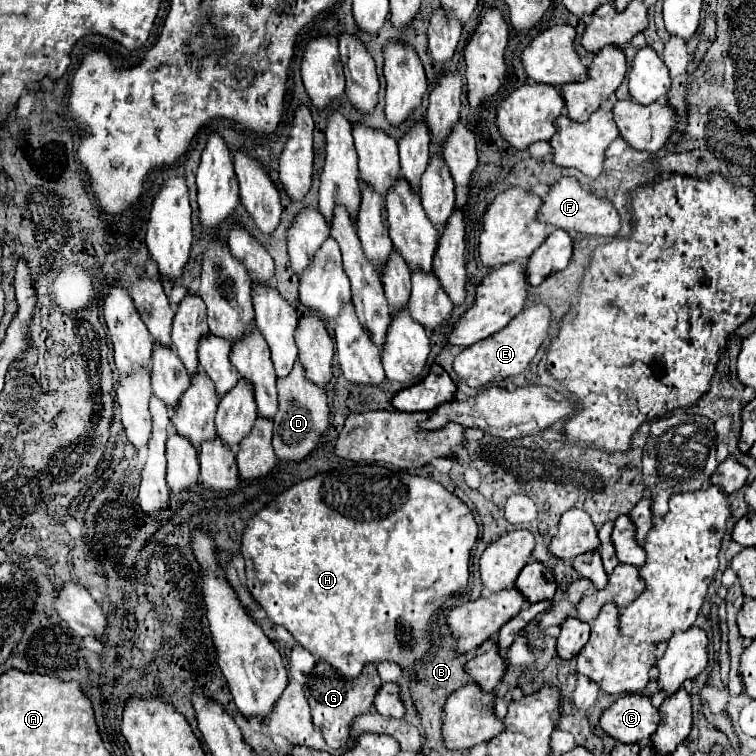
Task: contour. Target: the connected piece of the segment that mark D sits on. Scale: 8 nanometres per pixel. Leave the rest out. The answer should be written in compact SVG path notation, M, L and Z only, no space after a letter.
M296 362L292 372L286 378L278 380L278 402L280 410L274 416L274 450L276 456L284 462L302 462L318 444L322 432L328 428L330 422L330 408L326 400L326 392L318 390L312 382L306 382L302 374L302 364Z

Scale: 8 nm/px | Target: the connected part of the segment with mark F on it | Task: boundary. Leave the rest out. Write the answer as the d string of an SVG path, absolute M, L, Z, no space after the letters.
M562 178L552 188L550 194L544 198L544 204L538 212L538 220L550 222L556 228L592 236L616 236L620 232L620 214L608 198L598 198L592 192L586 192L576 178Z

